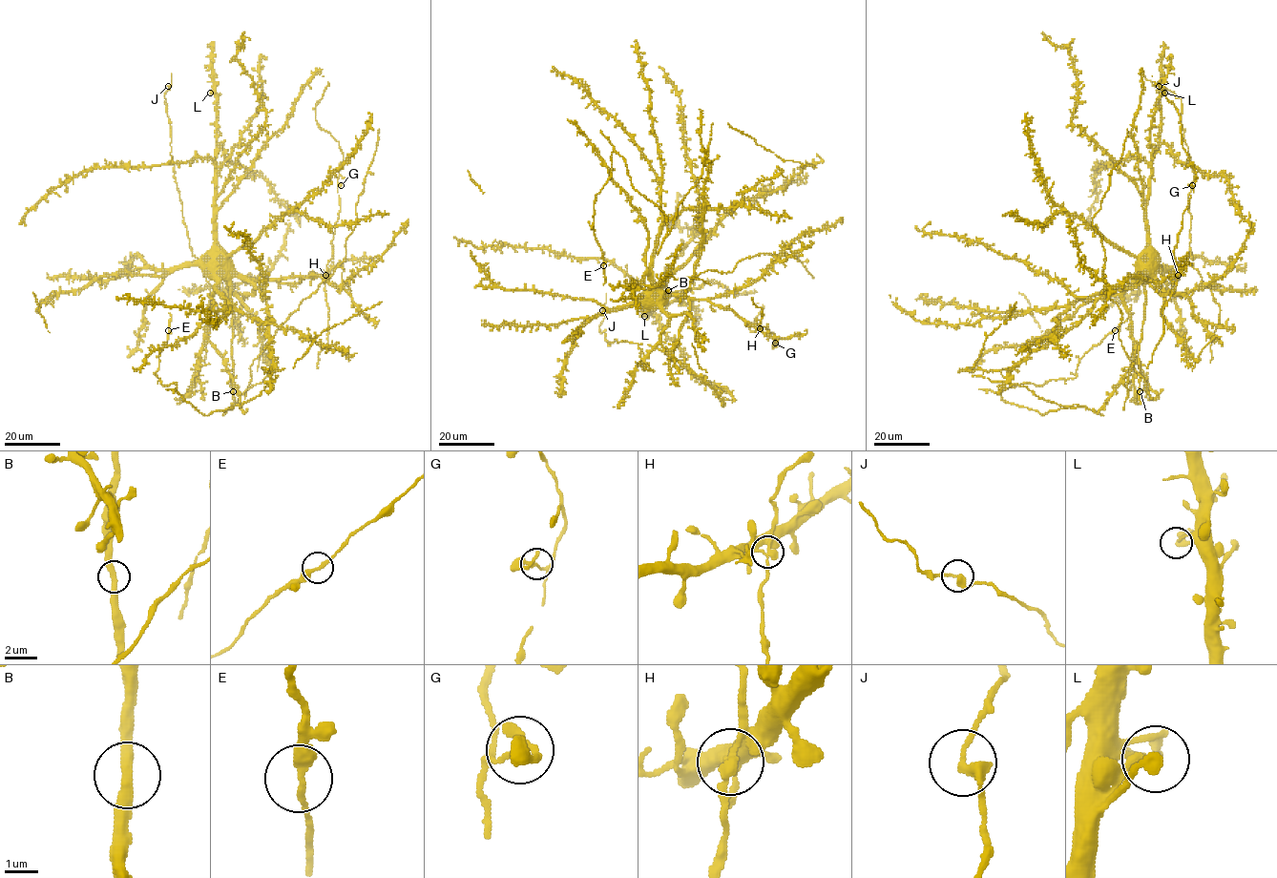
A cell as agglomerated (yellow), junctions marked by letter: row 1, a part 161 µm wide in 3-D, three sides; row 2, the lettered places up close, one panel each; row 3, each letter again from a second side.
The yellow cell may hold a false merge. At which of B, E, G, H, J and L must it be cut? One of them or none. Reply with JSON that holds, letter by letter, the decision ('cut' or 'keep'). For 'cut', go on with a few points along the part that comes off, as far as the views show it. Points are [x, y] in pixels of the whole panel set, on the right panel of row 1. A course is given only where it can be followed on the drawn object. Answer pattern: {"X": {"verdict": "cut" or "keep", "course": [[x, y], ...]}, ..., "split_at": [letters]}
{"B": {"verdict": "keep"}, "E": {"verdict": "keep"}, "G": {"verdict": "keep"}, "H": {"verdict": "keep"}, "J": {"verdict": "keep"}, "L": {"verdict": "keep"}, "split_at": []}

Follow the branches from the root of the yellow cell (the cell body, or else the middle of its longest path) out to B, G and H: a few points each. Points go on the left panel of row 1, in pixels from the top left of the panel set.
B: (214, 259), (214, 266), (229, 284), (233, 390)
G: (214, 259), (256, 280), (299, 283), (321, 276), (332, 257), (341, 185)
H: (214, 259), (221, 259), (235, 272), (256, 280), (299, 283), (303, 280), (325, 275)

